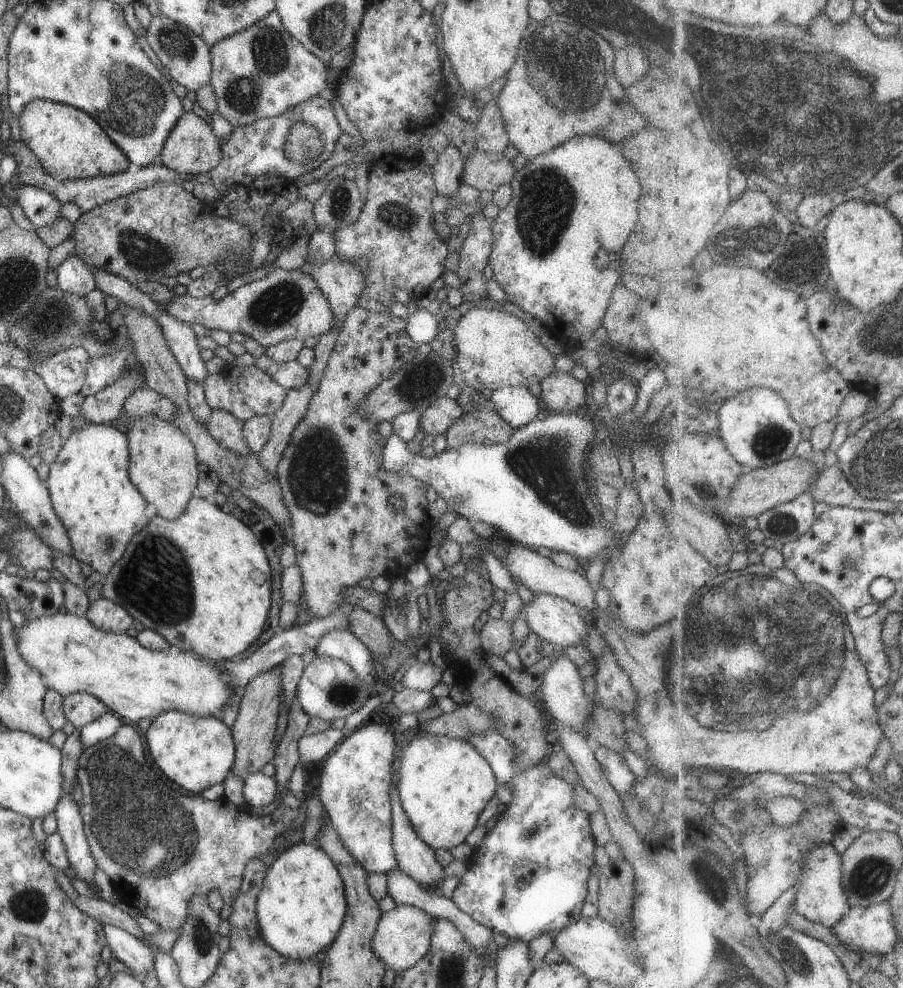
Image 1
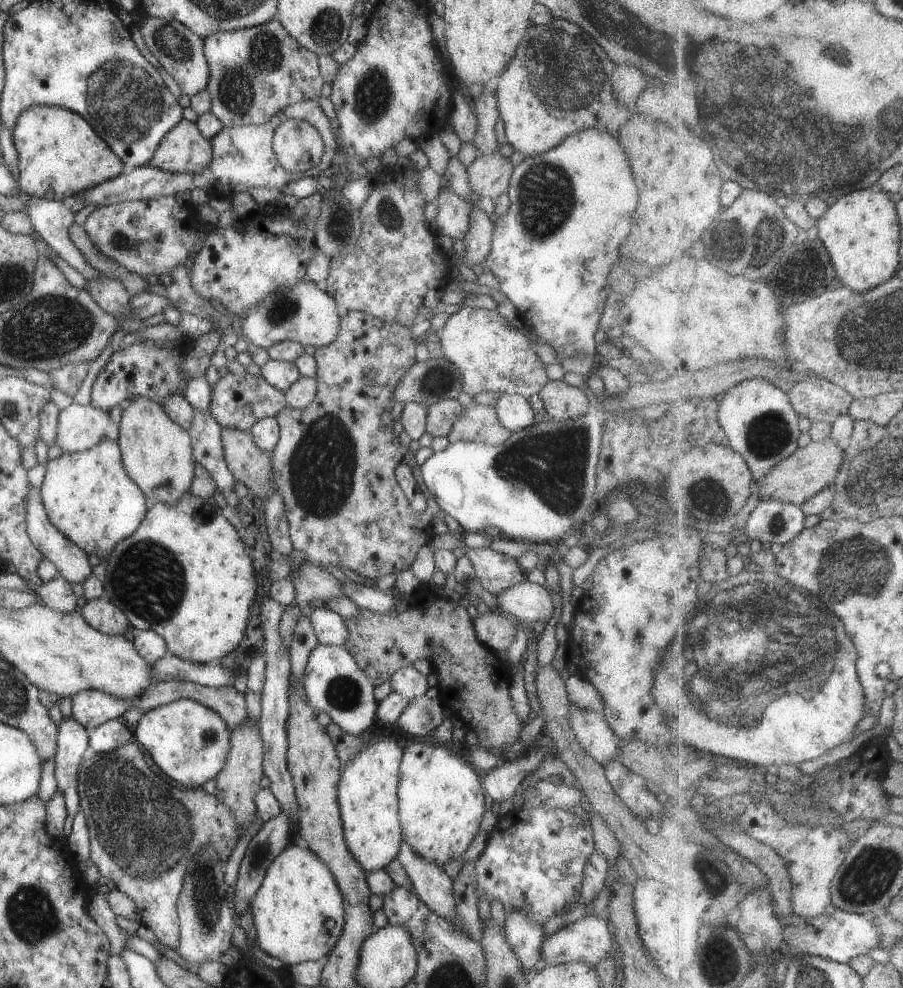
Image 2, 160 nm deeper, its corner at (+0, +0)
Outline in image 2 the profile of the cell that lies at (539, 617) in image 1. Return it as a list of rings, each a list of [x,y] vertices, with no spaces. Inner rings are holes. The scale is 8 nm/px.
[[[527,579],[520,580],[507,589],[501,591],[494,596],[496,605],[503,612],[509,616],[514,616],[517,620],[524,620],[530,625],[537,621],[543,621],[546,624],[553,612],[553,604],[549,599],[549,594],[545,591],[544,585],[538,585],[527,581]]]

